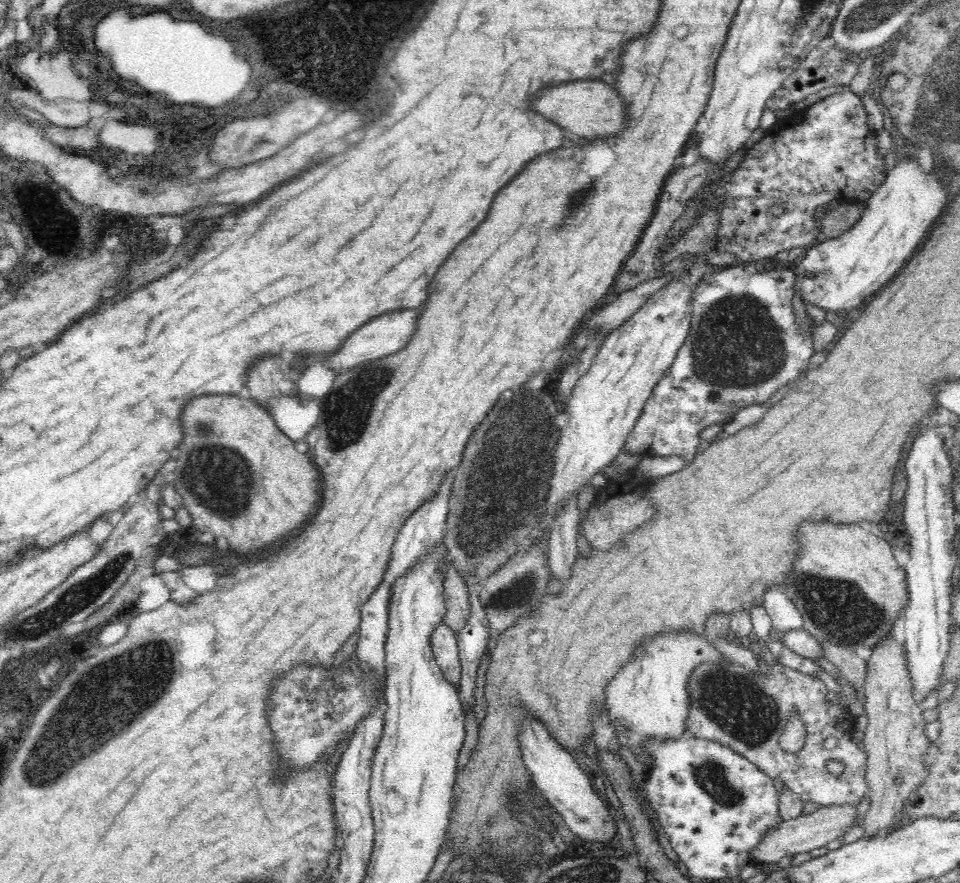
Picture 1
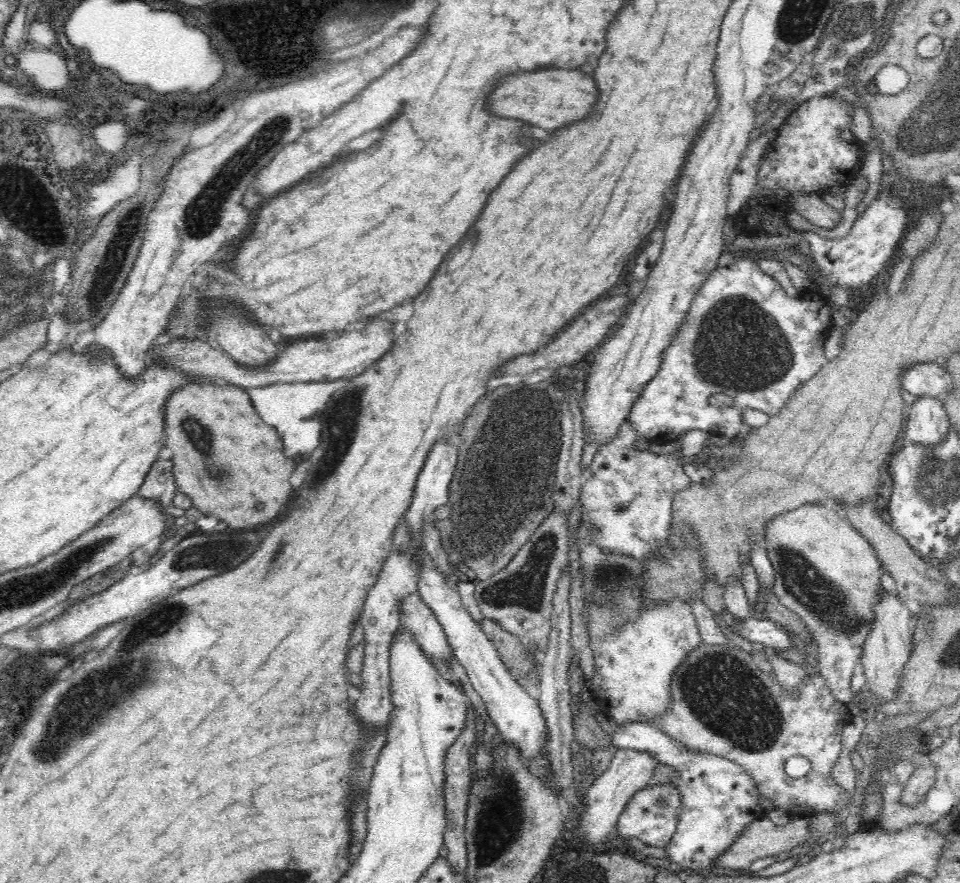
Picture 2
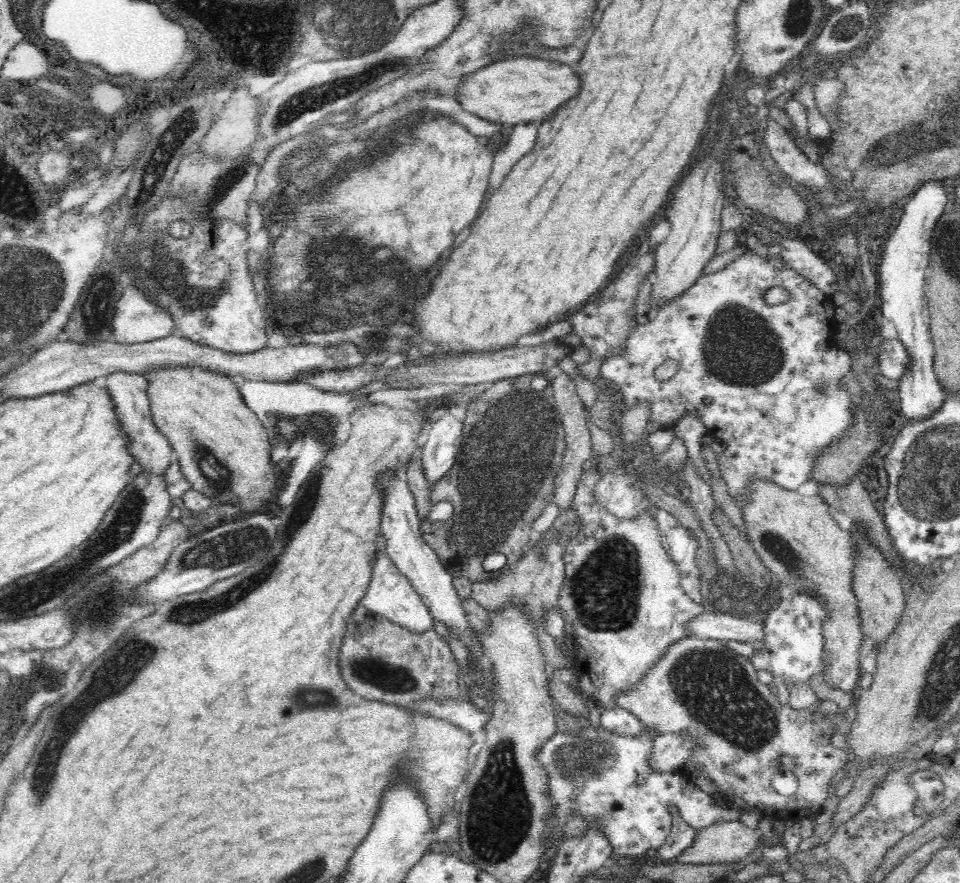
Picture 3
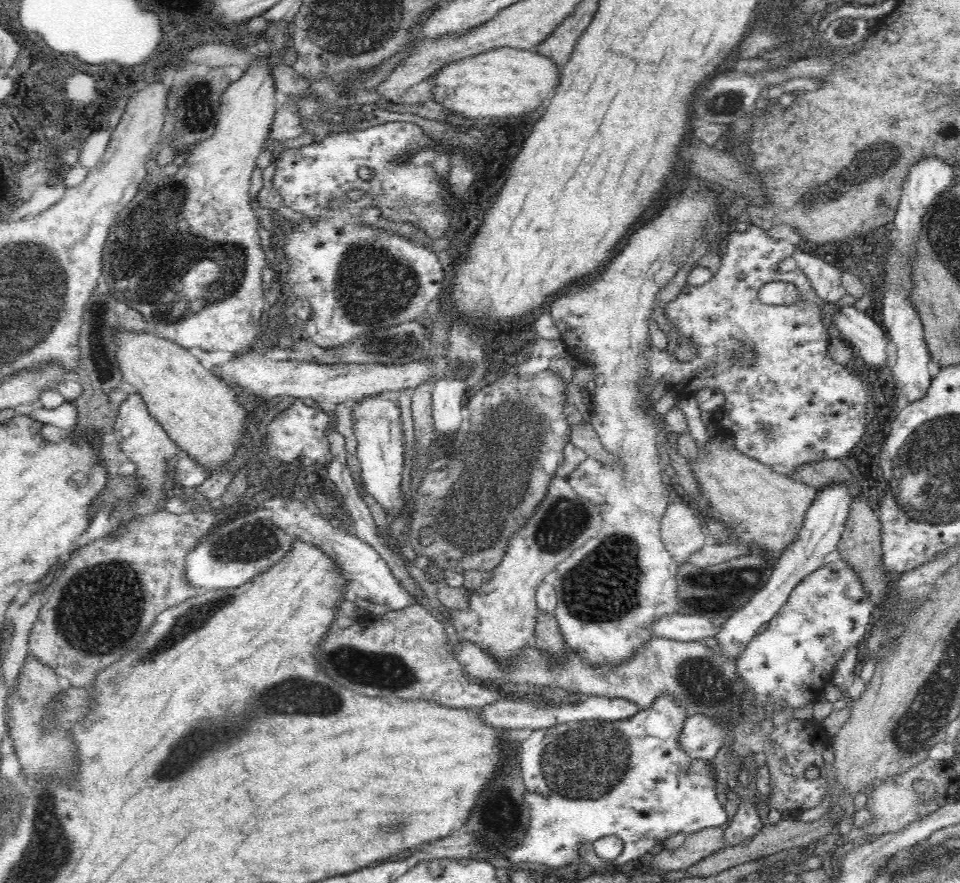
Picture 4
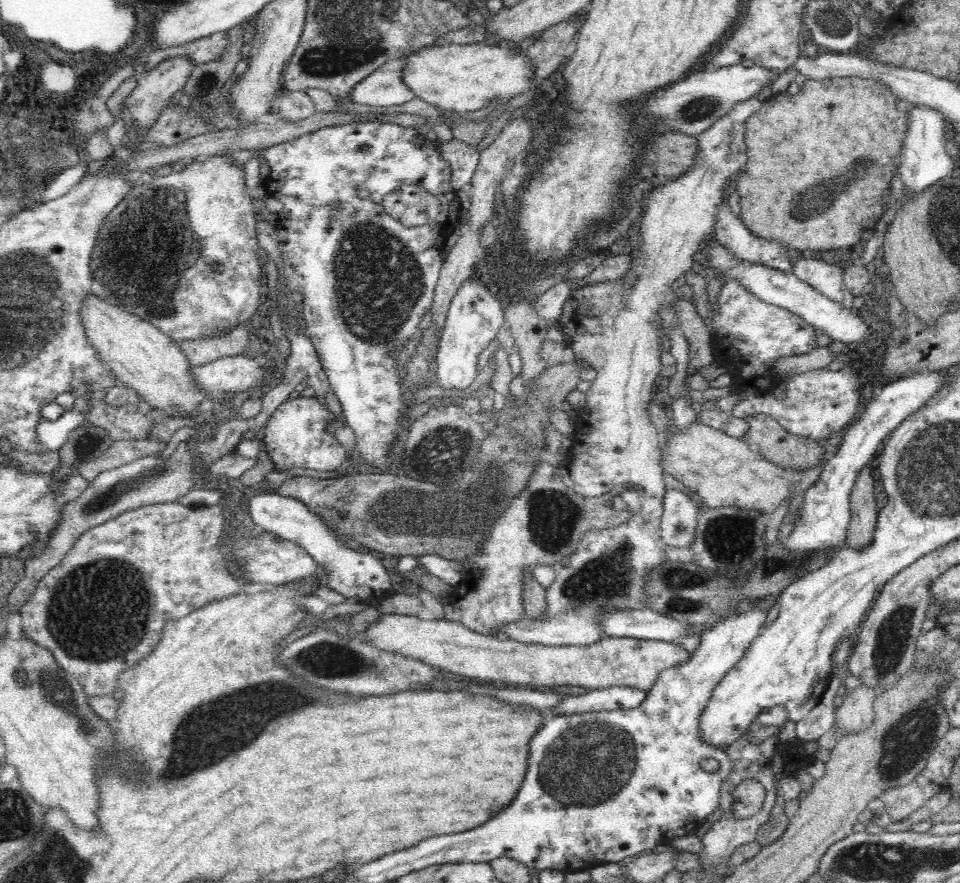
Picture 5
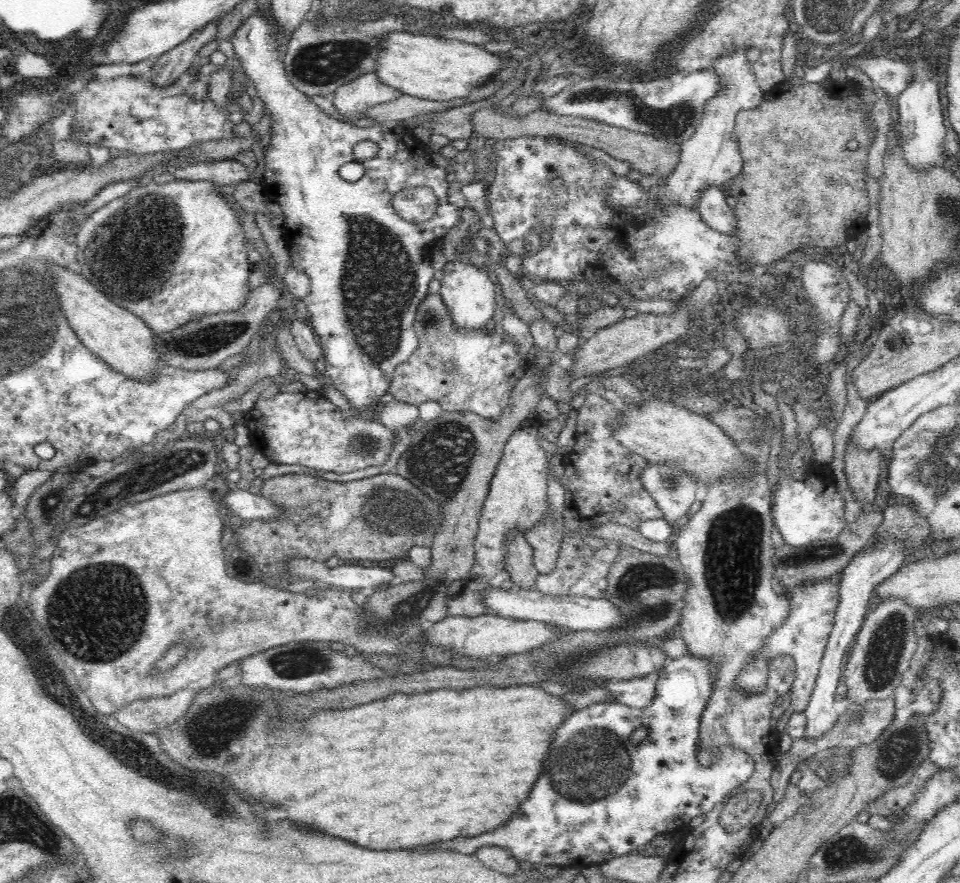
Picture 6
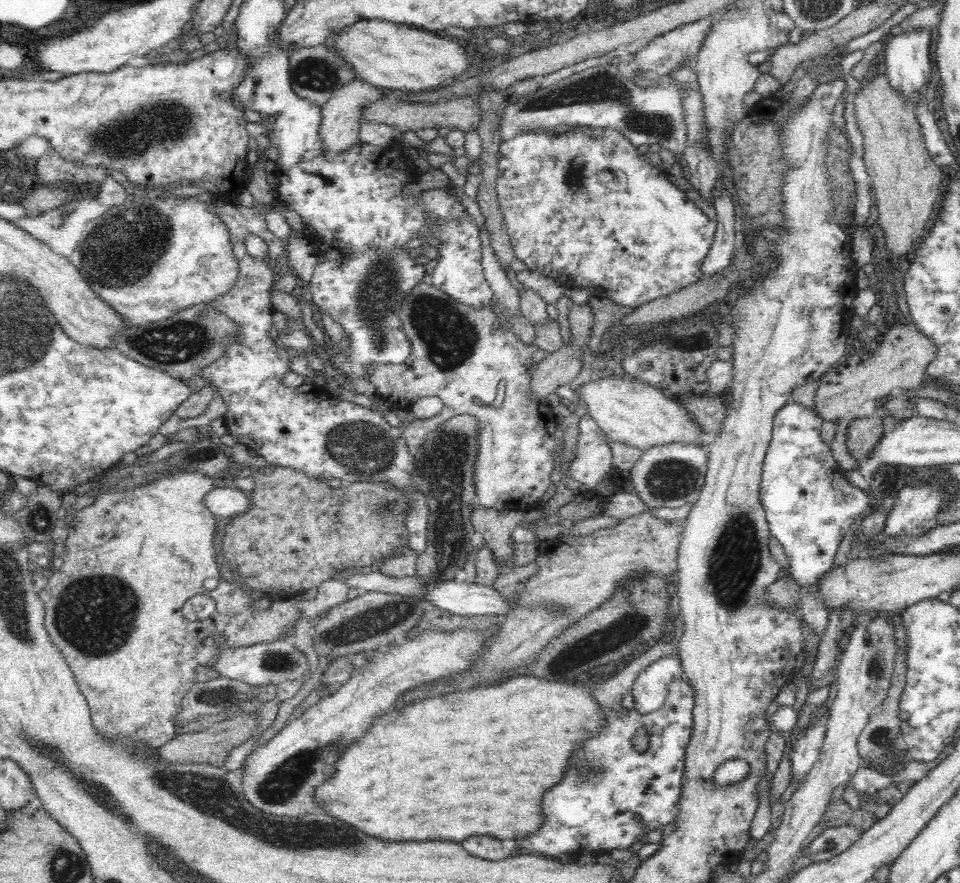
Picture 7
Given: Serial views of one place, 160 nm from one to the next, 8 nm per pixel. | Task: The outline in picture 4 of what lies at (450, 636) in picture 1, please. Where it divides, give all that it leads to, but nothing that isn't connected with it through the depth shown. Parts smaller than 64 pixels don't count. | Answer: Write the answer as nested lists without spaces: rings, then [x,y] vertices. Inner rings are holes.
[[[288,496],[266,498],[262,506],[270,510],[270,519],[274,526],[302,542],[315,544],[333,560],[335,566],[341,570],[343,577],[347,580],[343,600],[350,600],[359,608],[366,608],[366,612],[378,615],[394,609],[403,609],[416,603],[416,598],[400,585],[384,559],[372,546],[362,541],[356,534],[346,533],[339,524],[324,517],[322,513],[316,513],[310,503]]]

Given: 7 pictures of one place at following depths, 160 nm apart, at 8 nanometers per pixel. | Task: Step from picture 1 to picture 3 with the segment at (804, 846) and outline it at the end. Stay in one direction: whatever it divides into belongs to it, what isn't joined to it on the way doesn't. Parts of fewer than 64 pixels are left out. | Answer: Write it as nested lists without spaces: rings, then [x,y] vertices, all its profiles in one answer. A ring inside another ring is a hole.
[[[736,817],[730,822],[716,823],[700,829],[684,852],[676,857],[677,863],[722,864],[743,860],[754,852],[762,834]]]

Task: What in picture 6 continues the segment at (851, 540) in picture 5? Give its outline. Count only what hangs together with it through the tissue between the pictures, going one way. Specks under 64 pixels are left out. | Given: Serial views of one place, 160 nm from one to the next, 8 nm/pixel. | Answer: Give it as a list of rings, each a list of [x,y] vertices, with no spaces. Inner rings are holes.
[[[847,442],[845,464],[843,470],[847,482],[853,490],[855,499],[860,503],[864,512],[870,509],[874,502],[876,488],[878,488],[878,475],[880,474],[880,460],[882,454],[876,448],[865,450]]]

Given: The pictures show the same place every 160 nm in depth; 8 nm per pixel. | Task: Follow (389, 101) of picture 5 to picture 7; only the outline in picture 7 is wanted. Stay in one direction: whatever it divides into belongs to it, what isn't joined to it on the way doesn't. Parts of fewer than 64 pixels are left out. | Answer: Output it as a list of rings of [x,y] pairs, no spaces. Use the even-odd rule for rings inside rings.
[[[355,79],[350,84],[340,86],[334,90],[334,96],[321,106],[321,123],[319,126],[319,135],[323,145],[321,148],[326,150],[330,156],[337,156],[346,153],[356,142],[359,142],[359,130],[361,127],[361,116],[365,106],[373,103],[375,100],[386,97],[384,89],[373,84],[368,84],[364,80]]]

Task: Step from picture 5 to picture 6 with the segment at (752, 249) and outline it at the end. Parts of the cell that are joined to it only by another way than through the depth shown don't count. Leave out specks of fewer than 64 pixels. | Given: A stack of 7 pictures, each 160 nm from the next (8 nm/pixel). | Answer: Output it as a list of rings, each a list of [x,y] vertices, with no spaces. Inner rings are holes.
[[[708,186],[702,190],[697,208],[709,228],[730,237],[736,236],[736,214],[734,208],[728,207],[723,188]]]

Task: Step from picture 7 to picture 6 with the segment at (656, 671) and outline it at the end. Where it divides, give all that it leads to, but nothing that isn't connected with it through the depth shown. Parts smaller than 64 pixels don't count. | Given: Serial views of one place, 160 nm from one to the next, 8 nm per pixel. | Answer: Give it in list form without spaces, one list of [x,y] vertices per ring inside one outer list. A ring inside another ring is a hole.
[[[652,672],[634,680],[608,681],[604,686],[618,704],[624,704],[630,709],[646,709],[656,697],[659,677],[659,672]]]

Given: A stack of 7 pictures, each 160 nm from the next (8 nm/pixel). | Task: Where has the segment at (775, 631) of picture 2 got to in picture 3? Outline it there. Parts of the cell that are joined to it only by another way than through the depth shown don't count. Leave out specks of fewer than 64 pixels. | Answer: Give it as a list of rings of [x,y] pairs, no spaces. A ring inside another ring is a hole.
[[[706,609],[702,614],[687,620],[684,624],[690,637],[704,637],[704,639],[722,642],[738,641],[754,644],[764,640],[766,631],[760,620],[746,619],[726,613],[716,613]]]

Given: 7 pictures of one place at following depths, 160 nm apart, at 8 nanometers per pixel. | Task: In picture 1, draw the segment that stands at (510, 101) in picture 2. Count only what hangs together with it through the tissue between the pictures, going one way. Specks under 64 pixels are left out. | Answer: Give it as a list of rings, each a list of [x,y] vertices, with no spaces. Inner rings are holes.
[[[576,80],[576,82],[542,88],[532,100],[532,110],[538,114],[544,114],[544,118],[552,120],[560,128],[586,138],[610,136],[610,134],[614,136],[624,128],[622,98],[608,84],[594,82],[594,80]]]

